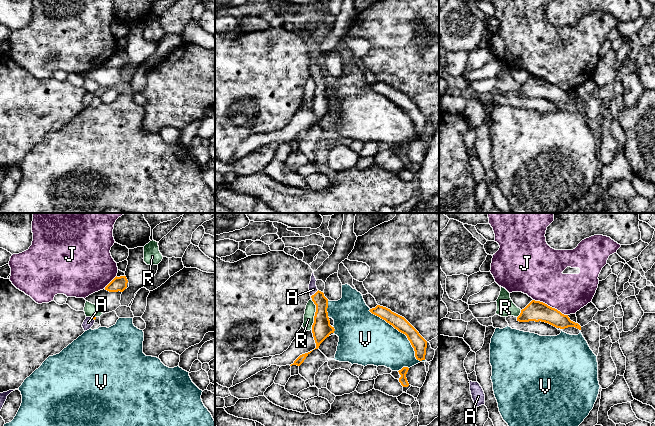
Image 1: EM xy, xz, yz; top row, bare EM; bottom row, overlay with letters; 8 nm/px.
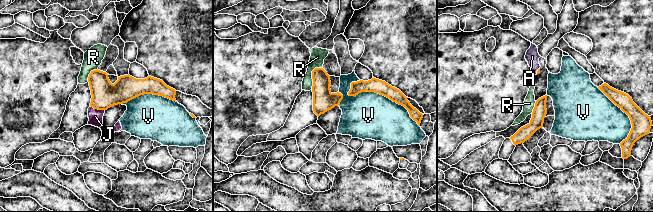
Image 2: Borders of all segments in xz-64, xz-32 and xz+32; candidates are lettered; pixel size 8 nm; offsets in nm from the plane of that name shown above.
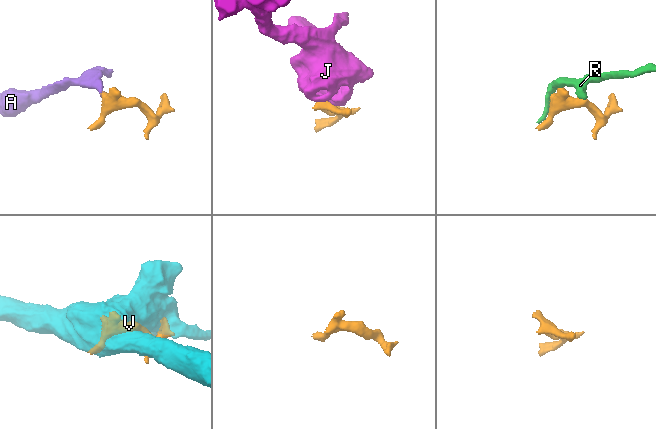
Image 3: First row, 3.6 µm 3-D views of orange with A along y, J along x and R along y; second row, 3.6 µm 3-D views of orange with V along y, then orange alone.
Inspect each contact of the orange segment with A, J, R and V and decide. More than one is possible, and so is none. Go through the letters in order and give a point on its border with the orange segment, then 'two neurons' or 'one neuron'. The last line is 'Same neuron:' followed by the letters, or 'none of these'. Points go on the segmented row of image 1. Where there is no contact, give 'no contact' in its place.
A: contact xz (314, 294); one neuron
J: contact yz (549, 306); two neurons
R: contact xz (315, 314); two neurons
V: contact xz (402, 332); two neurons
Same neuron: A

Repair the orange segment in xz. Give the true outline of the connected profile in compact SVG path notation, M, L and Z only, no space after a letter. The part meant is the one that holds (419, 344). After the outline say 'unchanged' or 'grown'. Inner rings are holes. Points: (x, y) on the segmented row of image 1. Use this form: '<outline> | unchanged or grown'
M377 305L369 311L385 320L399 332L405 334L414 348L416 359L419 361L425 360L427 341L404 317L380 305Z | unchanged

